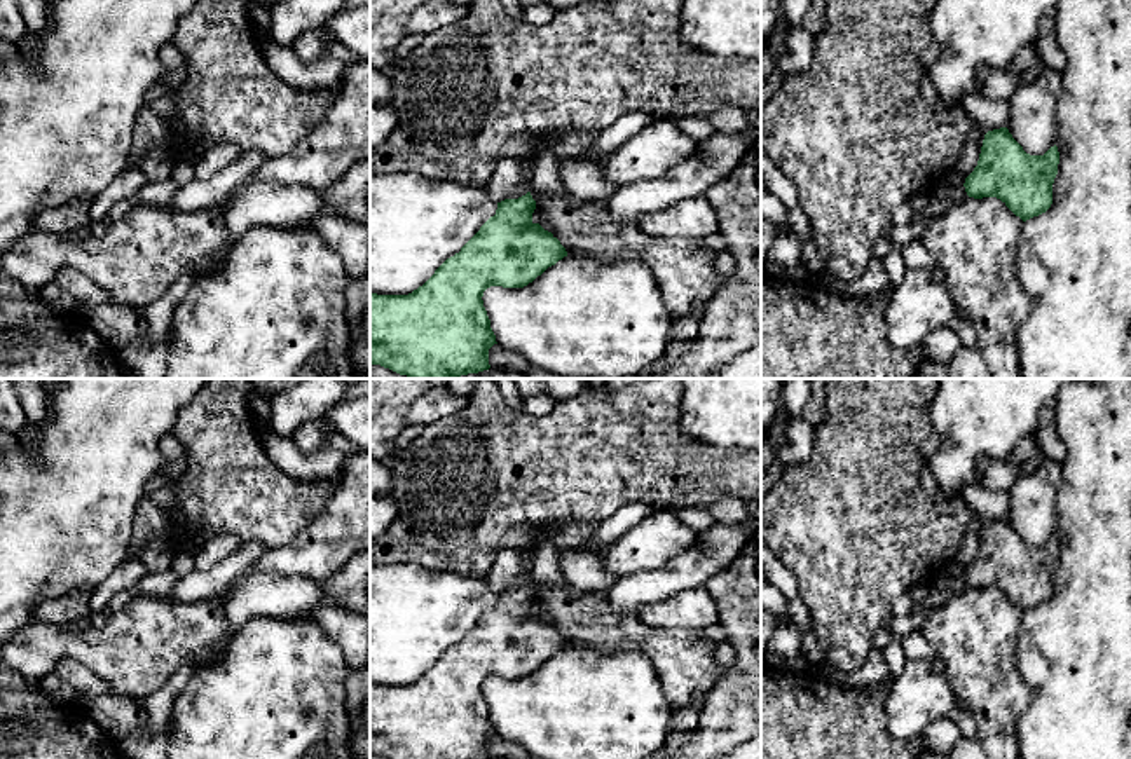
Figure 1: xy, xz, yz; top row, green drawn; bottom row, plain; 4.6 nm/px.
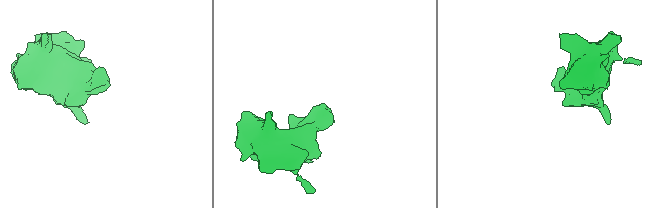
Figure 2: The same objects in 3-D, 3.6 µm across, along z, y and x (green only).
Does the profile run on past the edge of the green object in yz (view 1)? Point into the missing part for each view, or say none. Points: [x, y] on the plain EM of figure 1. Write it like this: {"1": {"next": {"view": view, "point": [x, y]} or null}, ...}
{"1": {"next": null}}

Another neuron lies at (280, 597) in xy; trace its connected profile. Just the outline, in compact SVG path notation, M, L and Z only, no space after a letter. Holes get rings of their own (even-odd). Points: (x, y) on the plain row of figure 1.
M248 567L223 593L222 604L229 621L223 640L255 616L297 621L314 616L323 602L330 600L314 578L262 574Z

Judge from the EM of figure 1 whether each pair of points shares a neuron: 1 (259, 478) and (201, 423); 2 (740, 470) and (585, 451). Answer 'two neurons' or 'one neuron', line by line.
1: one neuron
2: one neuron

